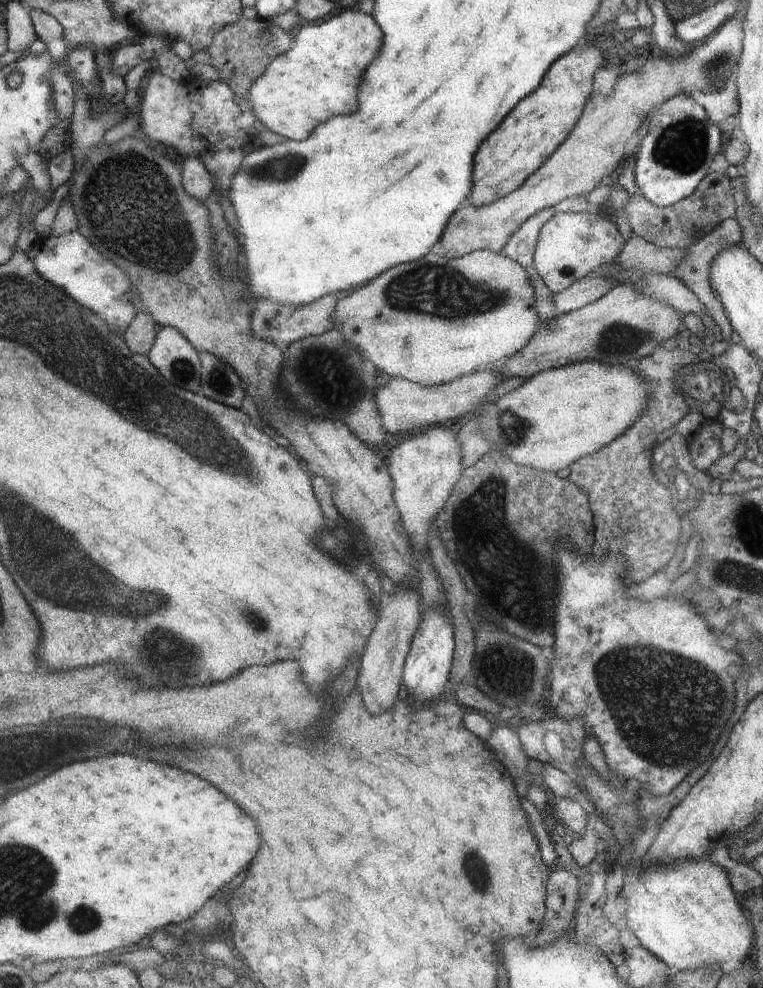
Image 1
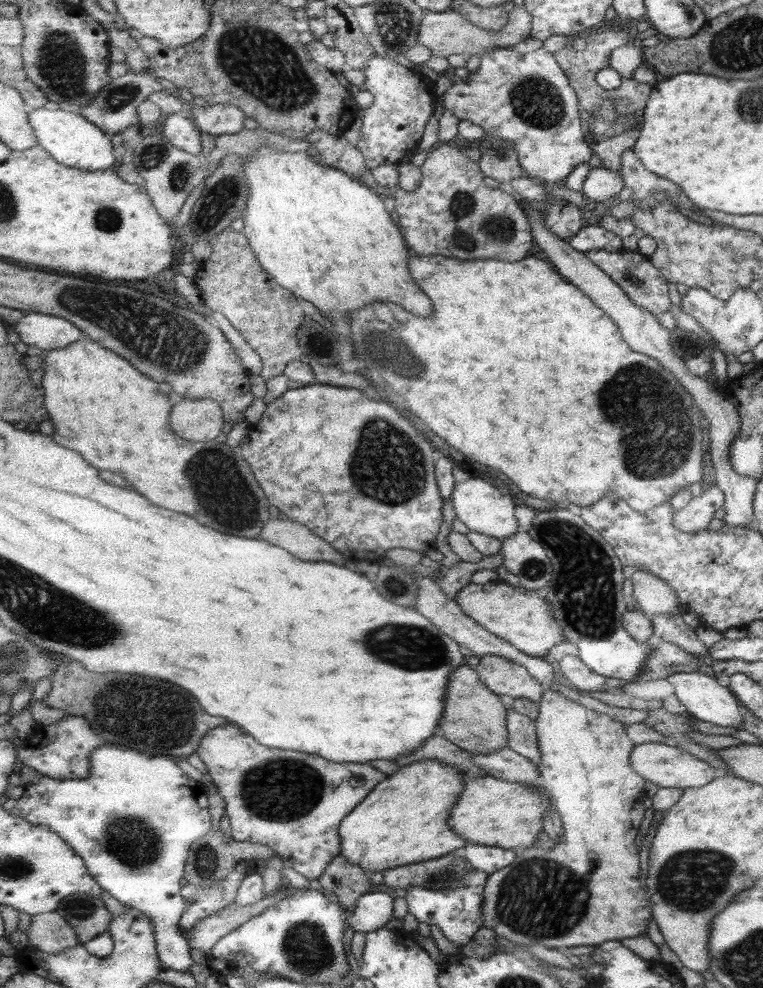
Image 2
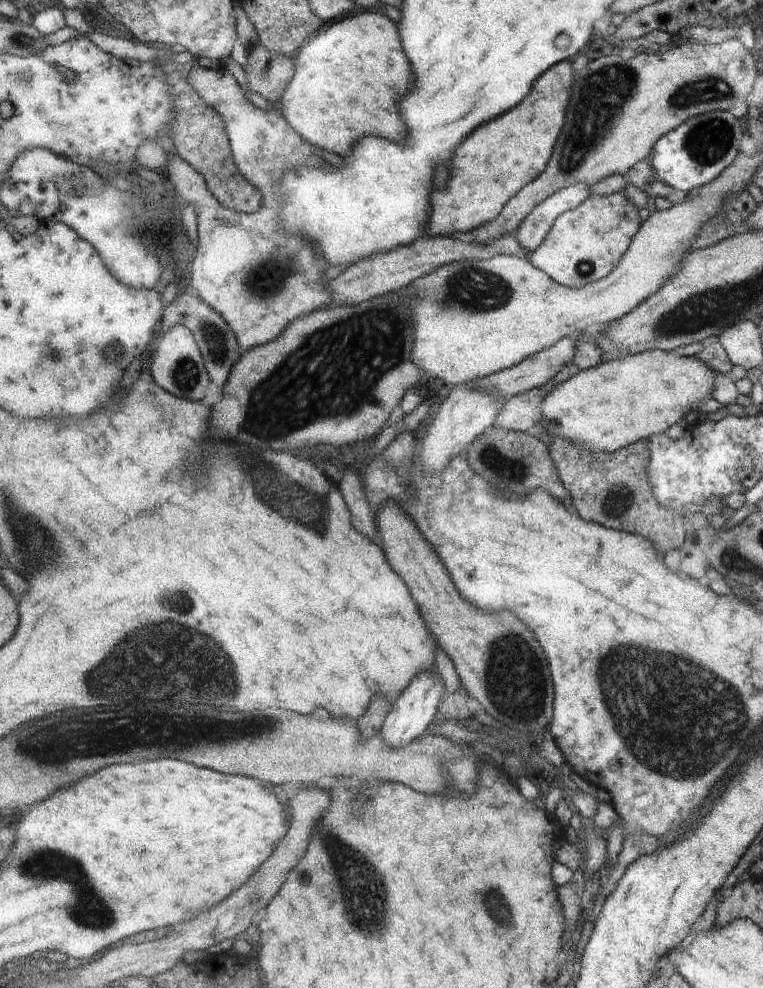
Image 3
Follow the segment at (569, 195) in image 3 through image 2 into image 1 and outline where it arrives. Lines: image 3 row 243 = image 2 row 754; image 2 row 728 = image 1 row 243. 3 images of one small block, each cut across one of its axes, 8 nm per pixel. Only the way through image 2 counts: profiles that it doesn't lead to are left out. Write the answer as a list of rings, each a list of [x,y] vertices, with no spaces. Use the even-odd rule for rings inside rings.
[[[555,207],[543,209],[533,215],[522,227],[510,238],[505,247],[505,254],[513,260],[519,261],[527,270],[534,266],[534,254],[540,237],[541,229],[556,214]]]

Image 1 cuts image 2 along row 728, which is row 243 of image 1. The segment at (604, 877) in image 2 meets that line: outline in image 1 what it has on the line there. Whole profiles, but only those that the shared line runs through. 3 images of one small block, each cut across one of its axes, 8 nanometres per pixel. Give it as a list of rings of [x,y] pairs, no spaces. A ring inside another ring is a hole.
[[[561,211],[541,229],[534,266],[554,294],[562,293],[600,266],[611,264],[624,251],[625,238],[611,220],[618,211],[568,213]]]

